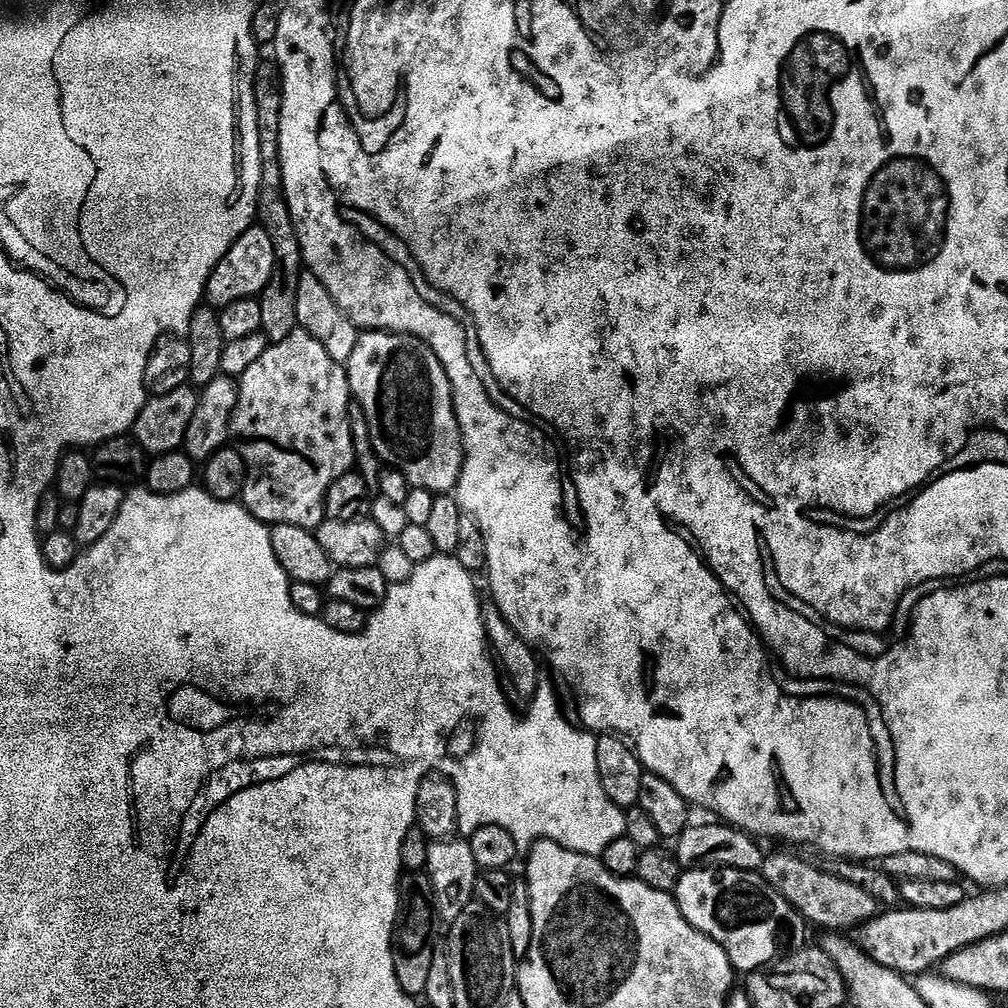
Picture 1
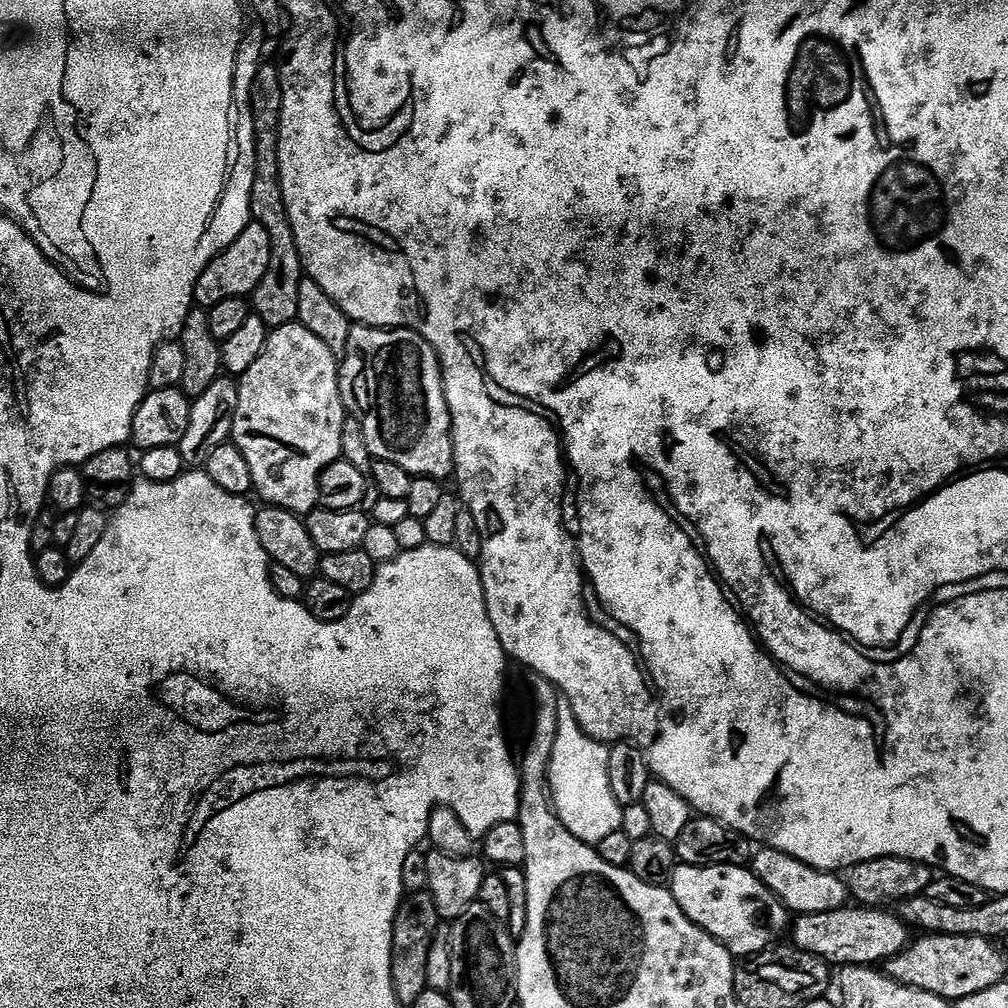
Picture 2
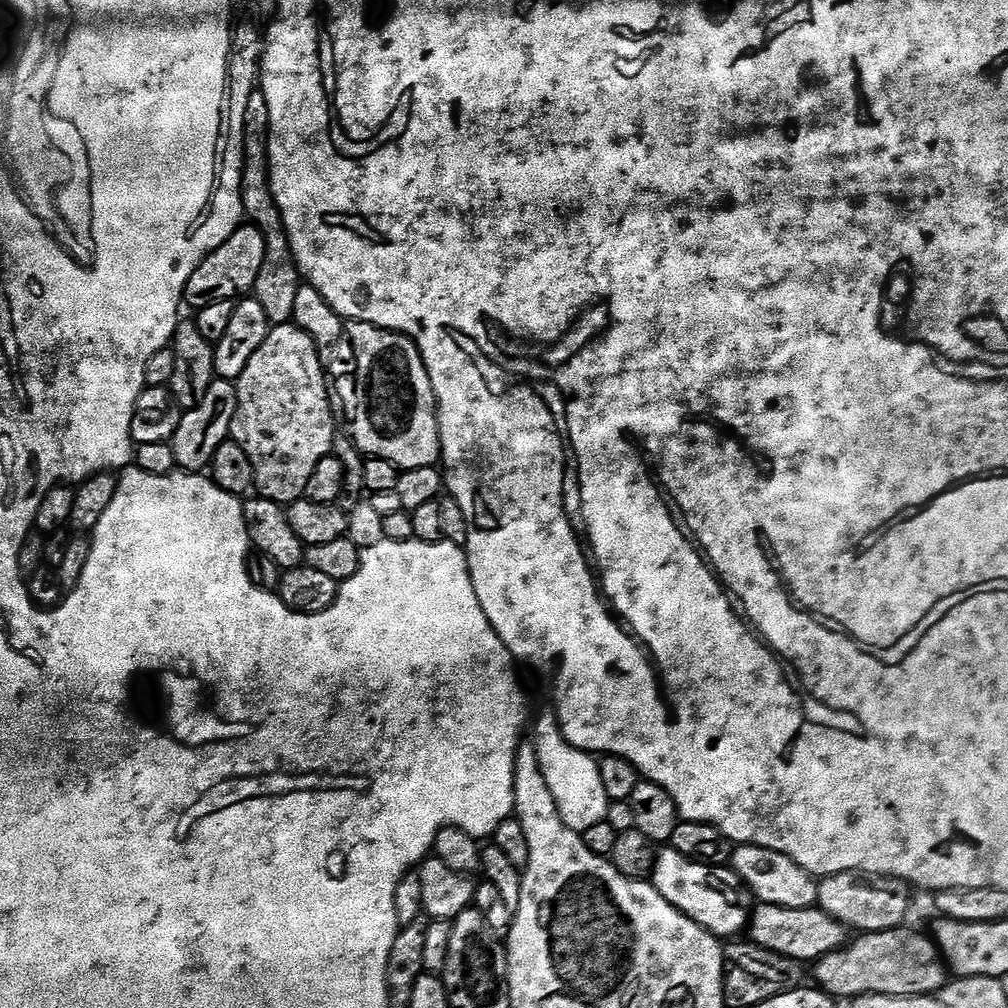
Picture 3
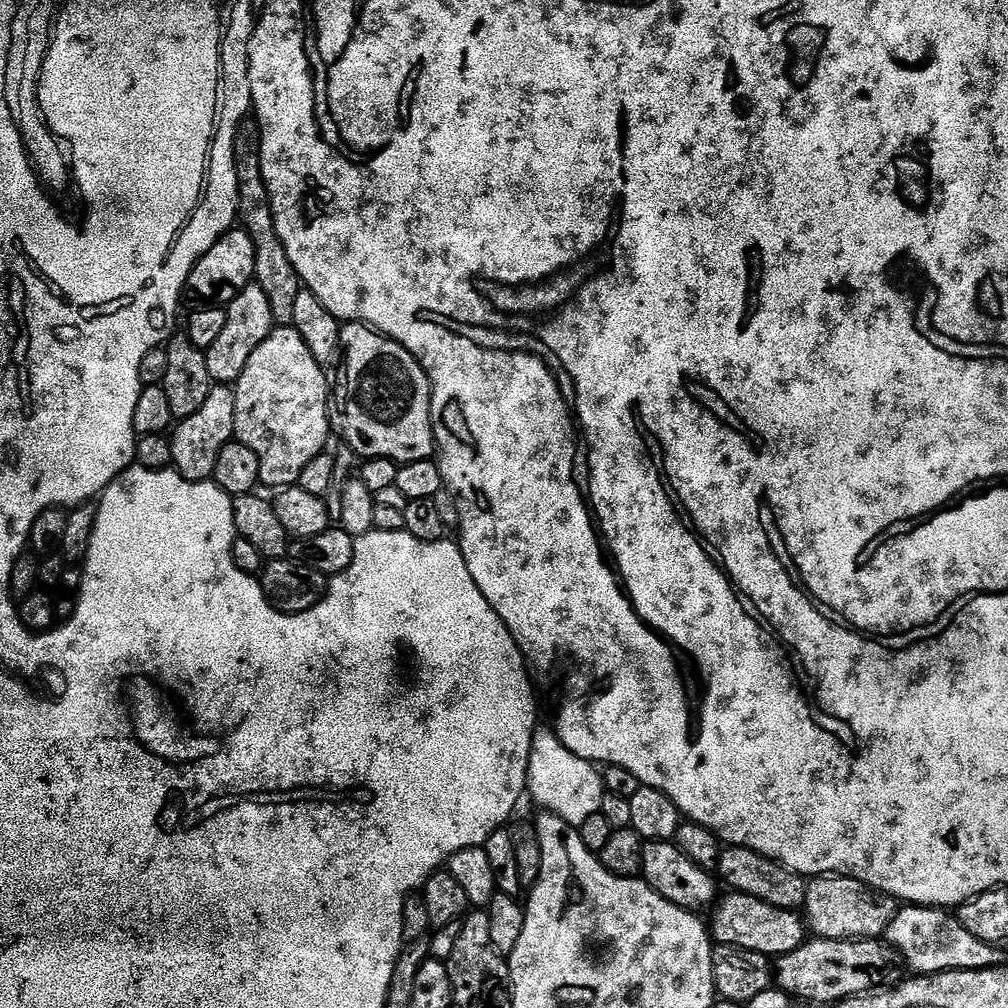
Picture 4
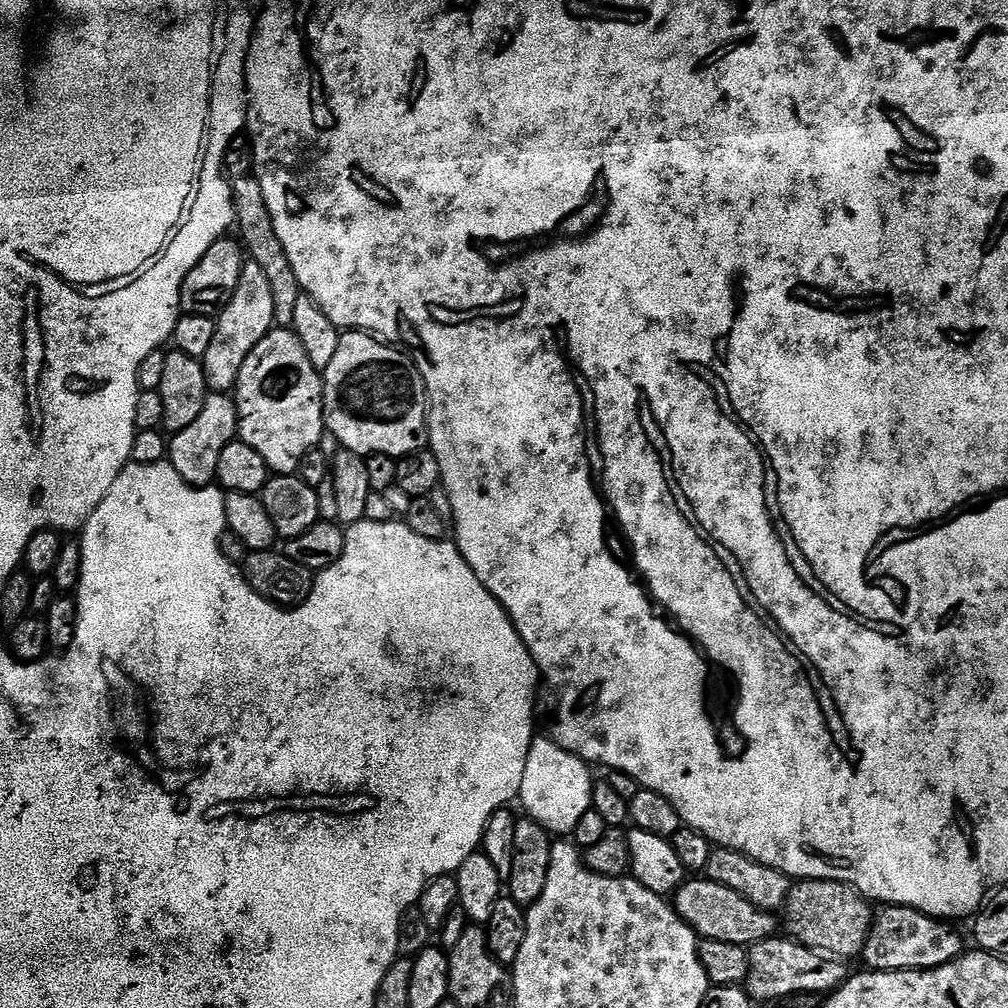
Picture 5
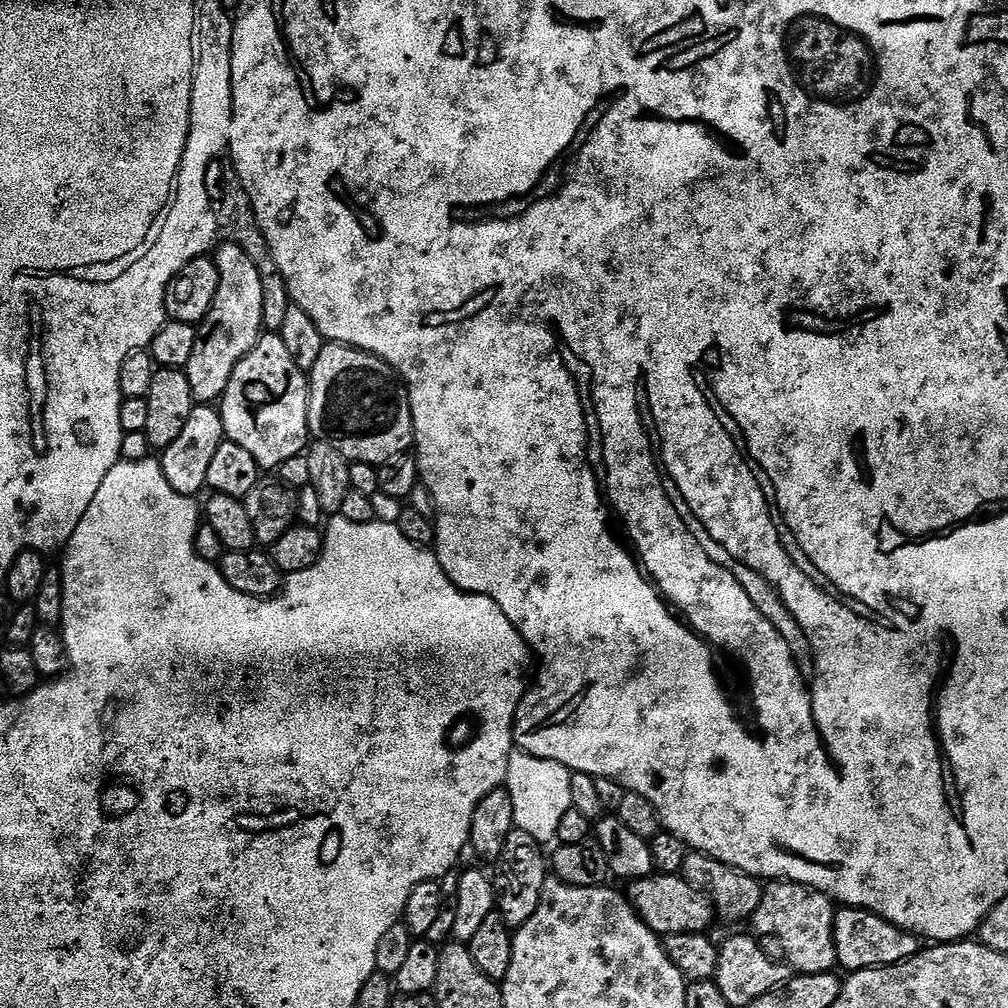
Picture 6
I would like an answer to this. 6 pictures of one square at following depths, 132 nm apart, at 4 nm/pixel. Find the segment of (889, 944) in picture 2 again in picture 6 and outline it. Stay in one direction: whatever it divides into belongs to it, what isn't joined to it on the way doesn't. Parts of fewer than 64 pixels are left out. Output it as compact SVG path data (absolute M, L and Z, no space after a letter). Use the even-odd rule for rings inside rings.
M653 874L633 880L627 885L626 895L652 932L661 938L674 934L707 933L712 919L715 921L718 916L712 897L707 896L701 888L694 887L680 874Z

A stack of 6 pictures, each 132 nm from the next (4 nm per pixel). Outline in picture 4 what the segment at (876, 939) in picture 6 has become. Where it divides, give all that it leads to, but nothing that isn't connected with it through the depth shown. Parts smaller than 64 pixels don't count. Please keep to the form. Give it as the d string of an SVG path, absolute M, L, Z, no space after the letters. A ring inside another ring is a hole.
M900 906L894 914L894 922L884 931L883 939L896 951L905 965L913 969L913 973L929 976L935 972L961 972L962 970L982 970L983 968L999 968L1005 963L1003 947L982 942L982 938L974 938L966 926L951 911L943 908L926 908L923 906Z

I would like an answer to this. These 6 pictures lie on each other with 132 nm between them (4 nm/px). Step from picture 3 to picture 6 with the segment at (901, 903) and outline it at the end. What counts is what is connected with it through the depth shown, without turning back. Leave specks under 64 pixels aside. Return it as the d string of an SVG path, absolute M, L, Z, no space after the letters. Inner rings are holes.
M772 882L765 887L762 902L750 921L764 951L779 958L793 973L809 976L837 967L834 924L838 908L832 897L816 888L791 882Z

